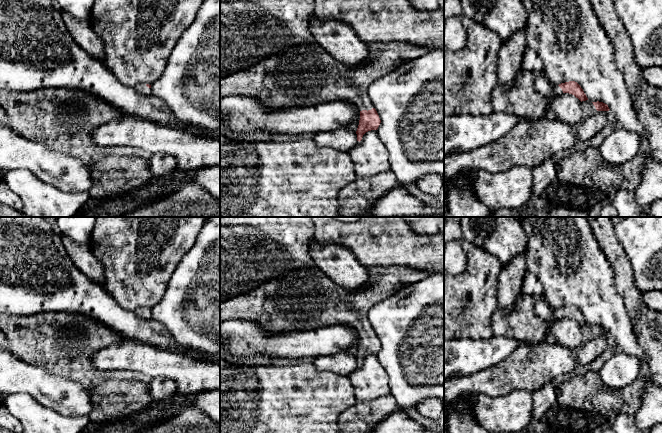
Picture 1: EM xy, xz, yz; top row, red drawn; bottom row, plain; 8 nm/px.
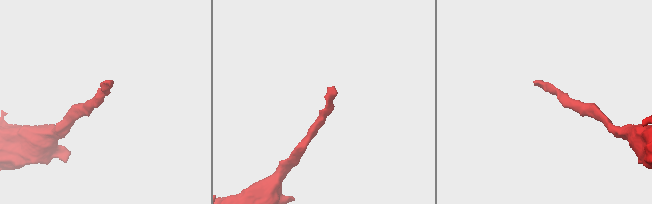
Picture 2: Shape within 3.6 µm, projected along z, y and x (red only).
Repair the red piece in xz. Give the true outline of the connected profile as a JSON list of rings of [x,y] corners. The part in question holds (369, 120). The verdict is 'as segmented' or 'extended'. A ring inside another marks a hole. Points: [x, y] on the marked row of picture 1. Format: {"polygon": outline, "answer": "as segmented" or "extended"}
{"polygon": [[[374,42],[367,46],[368,58],[355,64],[337,61],[318,43],[291,46],[286,51],[270,56],[252,67],[221,78],[220,99],[235,95],[249,96],[273,109],[312,106],[334,101],[351,102],[360,110],[356,131],[357,141],[360,142],[366,132],[377,130],[381,123],[369,97],[368,87],[401,64],[428,52],[424,47],[404,42]]], "answer": "extended"}

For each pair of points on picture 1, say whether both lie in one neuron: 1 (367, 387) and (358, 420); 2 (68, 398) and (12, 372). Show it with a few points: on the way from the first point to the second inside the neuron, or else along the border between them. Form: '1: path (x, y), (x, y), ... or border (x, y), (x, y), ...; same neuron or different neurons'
1: border (386, 395), (357, 402); different neurons
2: path (54, 392), (26, 378); same neuron

